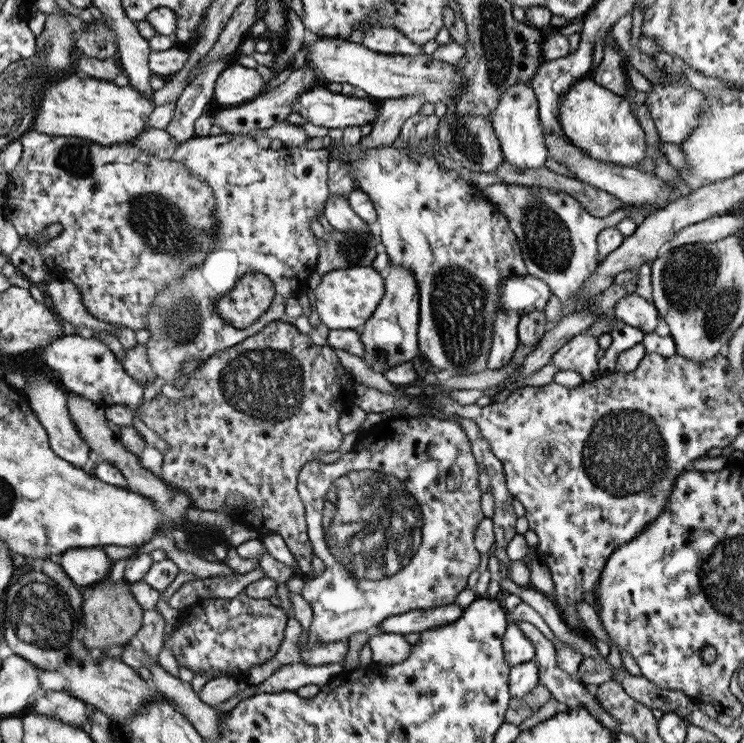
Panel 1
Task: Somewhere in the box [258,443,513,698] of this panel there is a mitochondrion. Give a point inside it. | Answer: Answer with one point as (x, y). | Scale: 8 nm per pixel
(369, 525)

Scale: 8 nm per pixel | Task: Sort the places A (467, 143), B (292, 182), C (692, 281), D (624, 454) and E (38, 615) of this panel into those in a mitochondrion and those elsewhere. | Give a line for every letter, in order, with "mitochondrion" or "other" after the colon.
A: mitochondrion
B: other
C: mitochondrion
D: mitochondrion
E: mitochondrion

